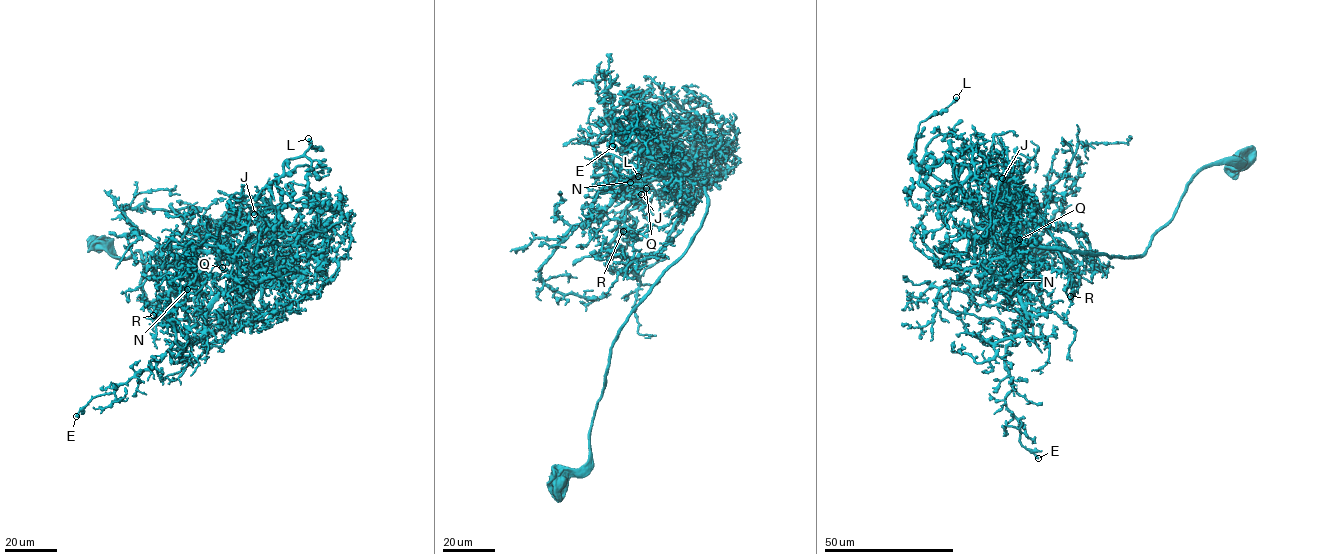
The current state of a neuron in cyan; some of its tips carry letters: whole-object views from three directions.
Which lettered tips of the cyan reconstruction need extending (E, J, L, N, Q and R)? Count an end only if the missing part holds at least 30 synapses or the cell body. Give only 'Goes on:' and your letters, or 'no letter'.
Goes on: no letter

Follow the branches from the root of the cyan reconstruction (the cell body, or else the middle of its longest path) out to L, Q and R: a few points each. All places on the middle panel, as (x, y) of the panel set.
L: (556, 481), (588, 460), (626, 319), (707, 211), (701, 179), (652, 150), (628, 115), (639, 125), (638, 176)
Q: (556, 481), (588, 460), (626, 319), (707, 211), (703, 183), (689, 170), (646, 188)
R: (556, 481), (588, 460), (611, 347), (700, 227), (701, 179), (678, 177), (650, 256), (623, 231)

